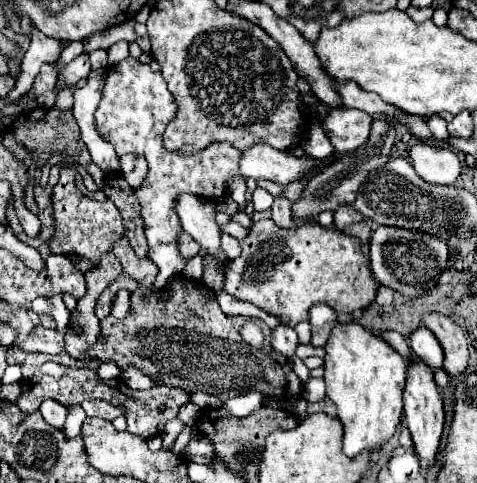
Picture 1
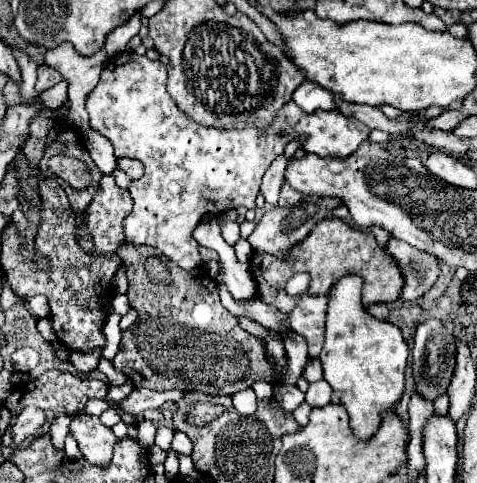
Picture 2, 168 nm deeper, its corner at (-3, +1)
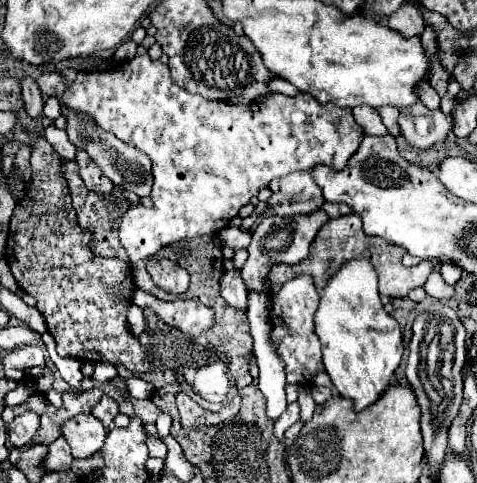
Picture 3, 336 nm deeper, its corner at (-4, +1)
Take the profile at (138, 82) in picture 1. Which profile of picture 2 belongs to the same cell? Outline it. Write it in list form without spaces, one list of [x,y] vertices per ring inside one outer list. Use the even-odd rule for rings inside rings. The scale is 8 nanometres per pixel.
[[[133,51],[119,53],[107,61],[97,87],[87,95],[87,113],[91,119],[91,127],[111,141],[115,157],[139,159],[145,165],[145,175],[137,181],[131,181],[129,187],[129,193],[133,197],[133,211],[125,219],[125,241],[135,245],[151,245],[159,249],[161,255],[165,255],[171,263],[179,265],[185,271],[191,271],[201,263],[197,251],[199,245],[193,239],[193,229],[201,221],[201,217],[205,213],[219,215],[227,209],[235,209],[241,205],[253,209],[263,173],[269,169],[271,161],[283,153],[285,145],[293,137],[301,137],[307,153],[315,153],[321,157],[329,155],[347,157],[365,139],[369,139],[371,133],[367,125],[355,121],[353,117],[345,117],[339,111],[317,109],[315,113],[307,115],[293,101],[279,111],[273,125],[267,127],[265,131],[259,129],[221,131],[213,127],[199,127],[177,109],[175,101],[169,97],[167,79],[167,67],[161,61],[151,61]]]

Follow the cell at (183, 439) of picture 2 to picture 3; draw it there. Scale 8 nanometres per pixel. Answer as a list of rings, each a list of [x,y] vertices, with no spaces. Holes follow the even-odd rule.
[[[148,439],[148,441],[146,441],[146,445],[148,445],[148,455],[150,455],[150,457],[166,459],[168,449],[166,449],[166,445],[164,445],[160,439]]]

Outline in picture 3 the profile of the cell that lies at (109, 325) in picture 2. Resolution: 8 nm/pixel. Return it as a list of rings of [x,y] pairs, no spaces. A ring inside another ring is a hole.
[[[98,363],[96,369],[94,369],[92,379],[94,379],[94,381],[106,381],[106,379],[112,379],[112,377],[116,377],[116,375],[118,375],[118,373],[116,373],[116,367],[114,367],[112,363]]]

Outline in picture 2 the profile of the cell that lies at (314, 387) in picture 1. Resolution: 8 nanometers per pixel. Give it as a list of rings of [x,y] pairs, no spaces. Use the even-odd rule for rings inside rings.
[[[321,379],[321,381],[313,381],[309,383],[309,389],[305,393],[305,401],[311,405],[311,407],[321,407],[321,405],[327,405],[331,403],[331,387]]]

